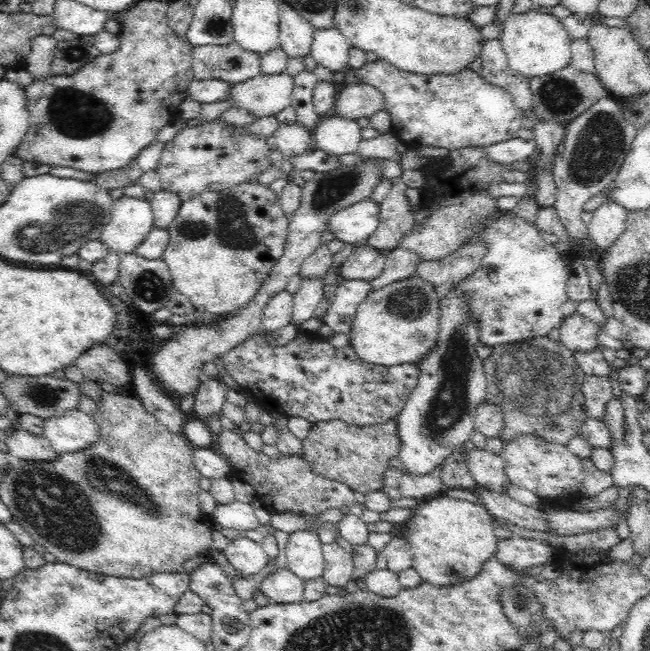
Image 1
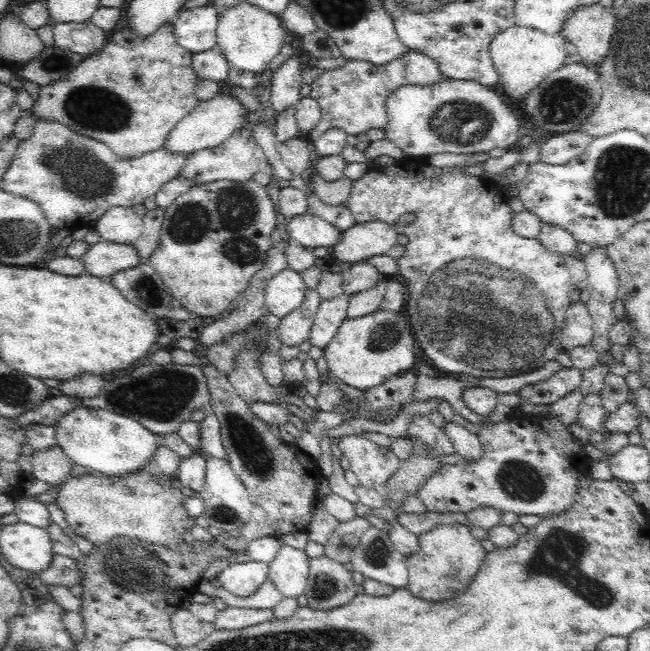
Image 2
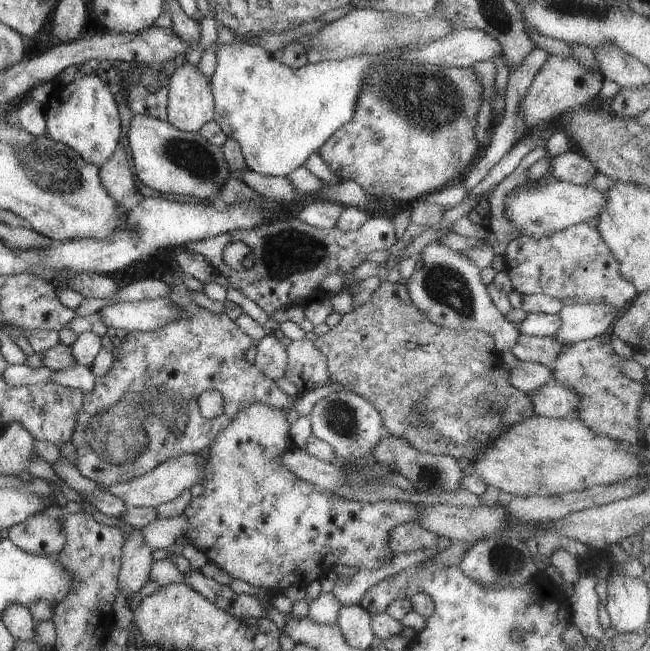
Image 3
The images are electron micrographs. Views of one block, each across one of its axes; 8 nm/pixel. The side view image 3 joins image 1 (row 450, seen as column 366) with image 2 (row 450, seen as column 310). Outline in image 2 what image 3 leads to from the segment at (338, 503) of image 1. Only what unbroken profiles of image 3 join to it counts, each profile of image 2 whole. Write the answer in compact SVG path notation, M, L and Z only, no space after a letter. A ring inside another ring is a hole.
M200 364L198 366L206 376L208 381L208 391L210 391L210 408L216 419L220 422L221 440L223 448L227 453L229 464L232 470L237 474L237 477L246 487L253 507L249 522L236 532L221 532L215 540L222 546L234 551L244 551L245 546L251 540L270 536L276 539L281 539L282 536L288 533L304 533L308 529L308 524L311 522L313 515L313 497L316 494L316 480L306 468L305 460L308 460L304 453L296 449L291 444L287 444L278 440L270 431L270 426L257 418L238 394L236 394L233 385L229 382L229 378L224 373L221 373L214 365Z

